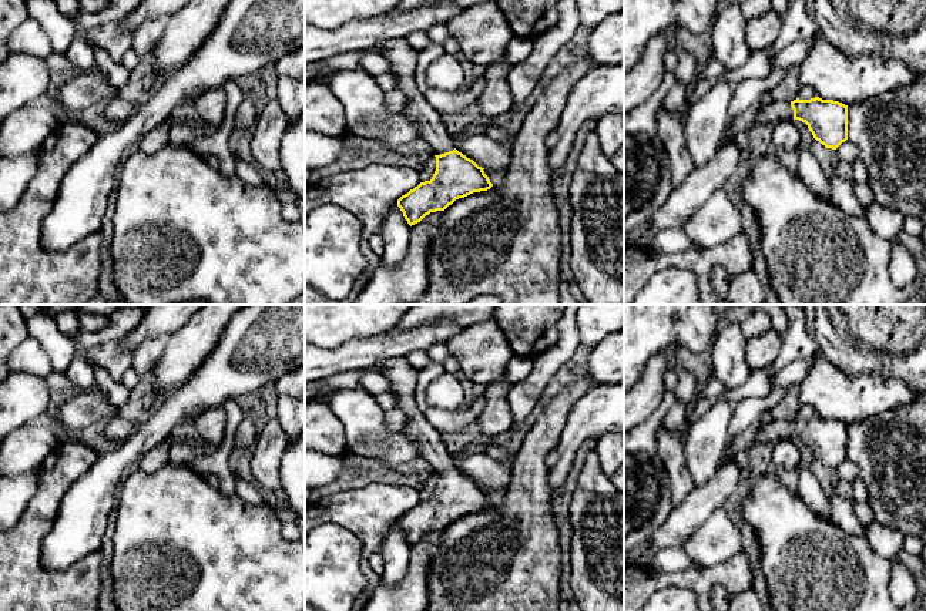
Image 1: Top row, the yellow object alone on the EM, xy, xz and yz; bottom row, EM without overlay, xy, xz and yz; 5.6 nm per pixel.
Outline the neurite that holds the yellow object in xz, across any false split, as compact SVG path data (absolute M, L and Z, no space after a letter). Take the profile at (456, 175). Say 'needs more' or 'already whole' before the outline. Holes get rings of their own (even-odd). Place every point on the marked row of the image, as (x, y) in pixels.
needs more; M389 38L379 44L390 71L397 77L397 90L406 98L403 114L419 125L419 137L435 151L436 171L430 181L420 182L397 199L397 207L412 226L426 215L444 211L456 199L493 187L484 168L459 152L456 140L444 125L444 117L433 108L416 87L419 51L406 38Z

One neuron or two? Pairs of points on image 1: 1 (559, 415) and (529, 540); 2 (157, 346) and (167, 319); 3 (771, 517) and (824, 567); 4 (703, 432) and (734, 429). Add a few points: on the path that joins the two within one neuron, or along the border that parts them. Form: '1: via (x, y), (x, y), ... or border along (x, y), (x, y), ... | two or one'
1: via (536, 446), (530, 456), (529, 509) | one
2: border along (168, 335), (151, 336), (134, 352) | two
3: via (784, 529), (811, 556) | one
4: border along (735, 405), (725, 440) | two

